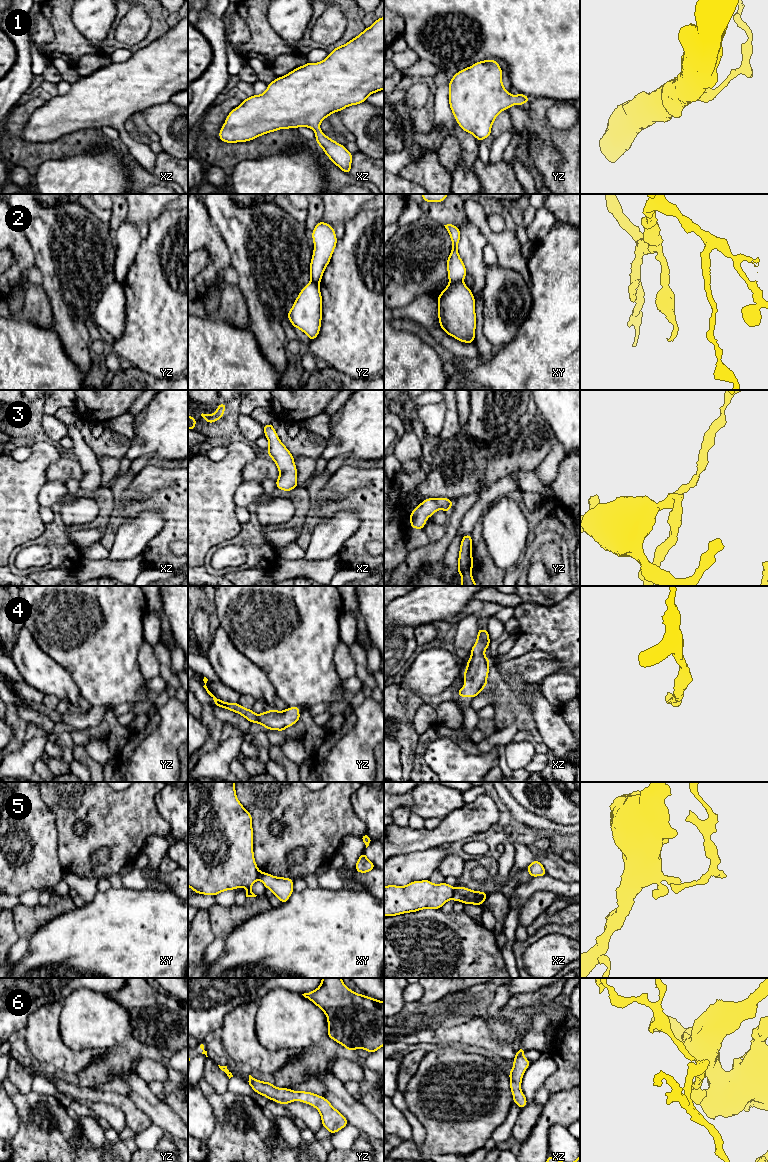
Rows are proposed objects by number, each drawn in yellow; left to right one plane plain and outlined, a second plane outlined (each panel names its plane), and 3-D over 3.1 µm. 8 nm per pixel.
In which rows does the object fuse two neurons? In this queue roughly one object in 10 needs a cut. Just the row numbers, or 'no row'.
2, 5

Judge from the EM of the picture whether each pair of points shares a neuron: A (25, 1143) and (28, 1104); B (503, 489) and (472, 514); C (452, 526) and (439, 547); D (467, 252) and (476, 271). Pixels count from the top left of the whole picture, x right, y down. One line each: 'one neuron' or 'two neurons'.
A: one neuron
B: one neuron
C: one neuron
D: one neuron

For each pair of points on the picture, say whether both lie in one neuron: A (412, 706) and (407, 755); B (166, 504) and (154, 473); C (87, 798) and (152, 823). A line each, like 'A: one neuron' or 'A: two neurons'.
A: one neuron
B: one neuron
C: one neuron

